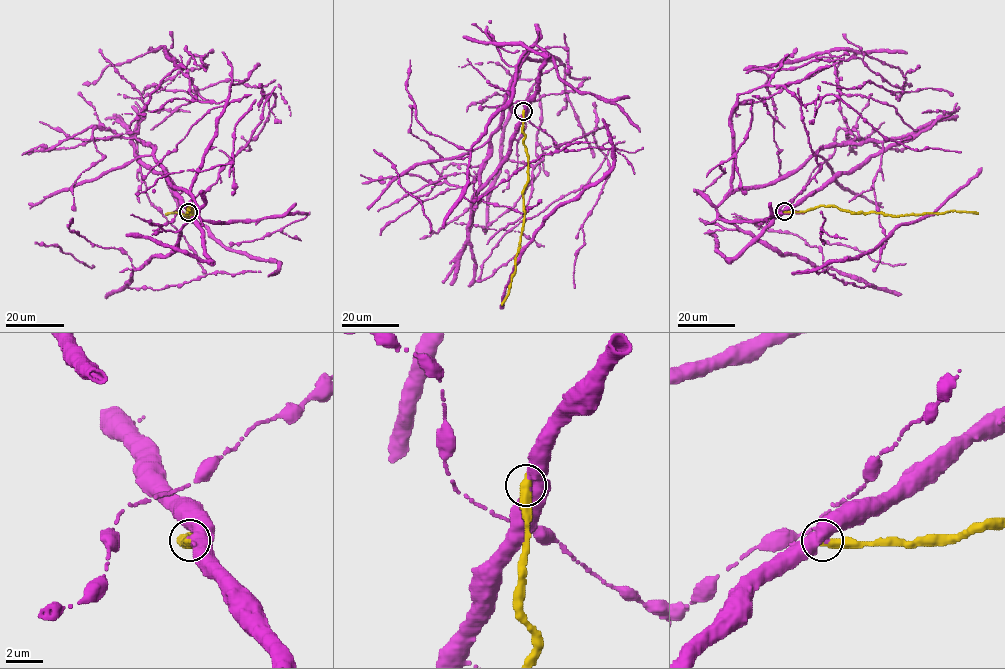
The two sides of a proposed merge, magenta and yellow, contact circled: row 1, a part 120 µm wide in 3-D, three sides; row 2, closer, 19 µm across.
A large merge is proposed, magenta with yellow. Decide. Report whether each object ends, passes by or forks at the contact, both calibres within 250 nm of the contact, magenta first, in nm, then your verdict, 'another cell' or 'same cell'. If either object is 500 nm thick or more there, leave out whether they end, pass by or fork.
calibres 500 and 500 nm; another cell

